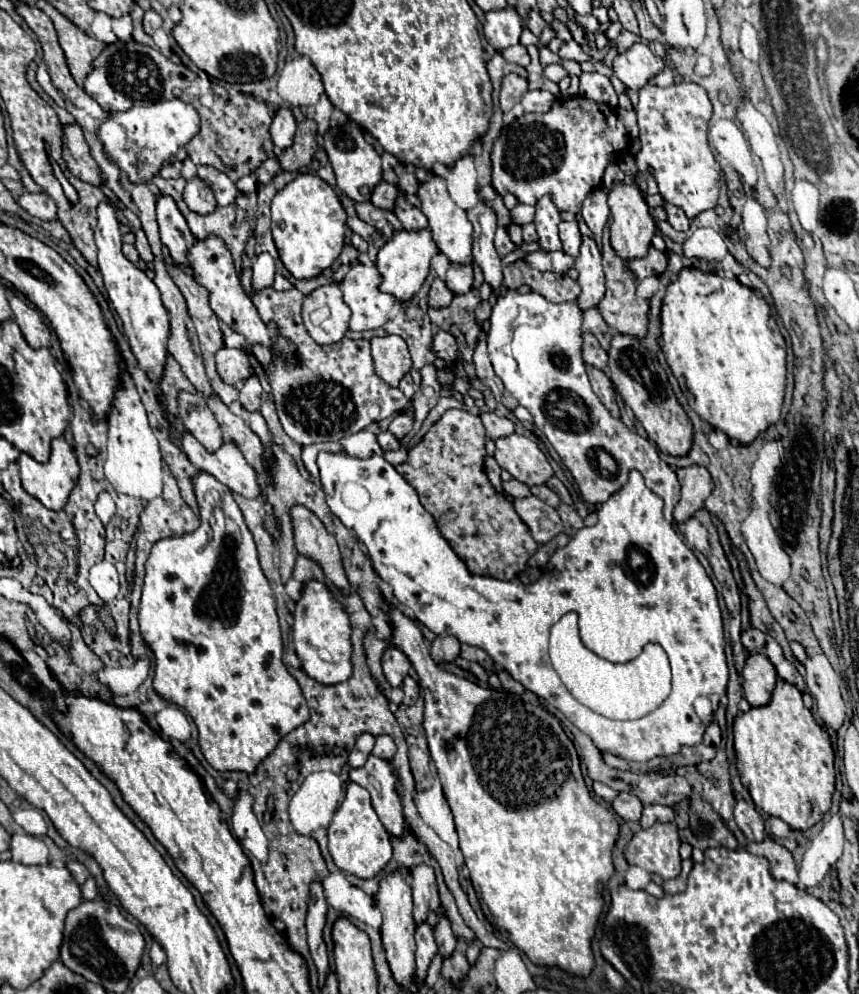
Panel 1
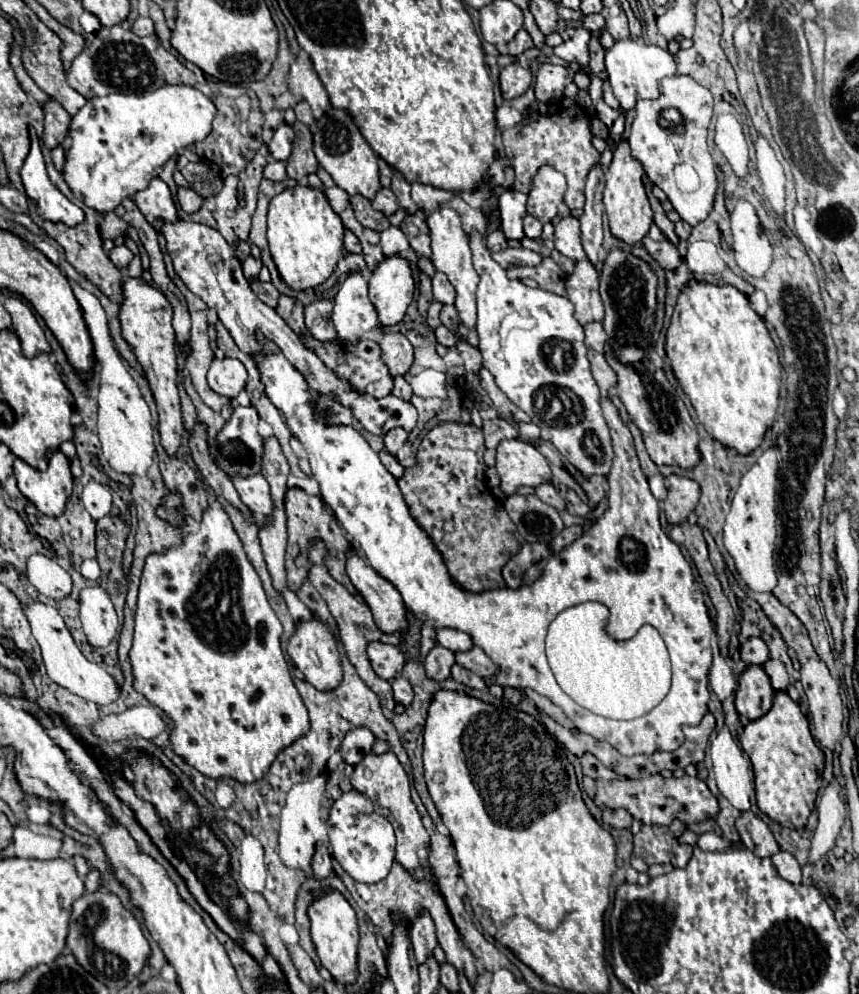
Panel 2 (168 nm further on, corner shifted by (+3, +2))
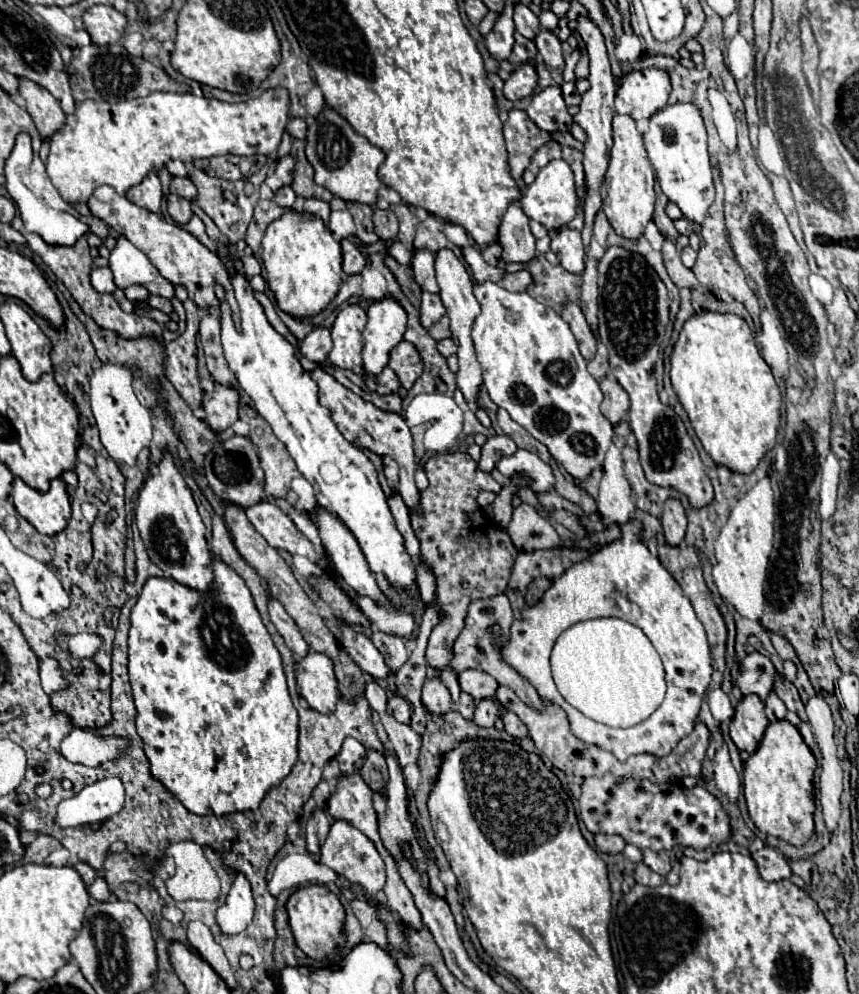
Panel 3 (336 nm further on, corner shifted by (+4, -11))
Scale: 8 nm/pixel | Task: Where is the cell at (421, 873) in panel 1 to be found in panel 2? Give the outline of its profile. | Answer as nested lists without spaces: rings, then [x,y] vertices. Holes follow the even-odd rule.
[[[421,909],[419,915],[411,921],[409,933],[411,933],[411,941],[413,941],[415,959],[417,959],[417,963],[423,963],[433,953],[433,949],[437,945],[435,925],[425,909]]]

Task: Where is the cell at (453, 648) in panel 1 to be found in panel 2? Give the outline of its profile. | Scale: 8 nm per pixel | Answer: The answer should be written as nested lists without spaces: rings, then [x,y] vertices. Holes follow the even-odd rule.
[[[435,645],[429,655],[425,657],[425,671],[431,679],[443,681],[451,675],[451,665],[455,663],[455,655],[451,649],[445,649],[443,645]]]

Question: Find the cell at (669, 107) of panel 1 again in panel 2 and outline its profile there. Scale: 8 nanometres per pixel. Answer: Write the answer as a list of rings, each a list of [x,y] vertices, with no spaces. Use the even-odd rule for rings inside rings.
[[[687,75],[665,77],[665,81],[661,81],[661,85],[659,85],[659,91],[661,91],[661,95],[653,101],[637,101],[635,119],[633,119],[631,137],[629,137],[631,153],[633,153],[633,159],[637,159],[641,163],[645,175],[659,189],[665,191],[665,195],[669,197],[673,209],[681,215],[681,219],[687,221],[689,225],[697,225],[713,209],[713,199],[715,199],[715,189],[717,189],[715,163],[713,163],[709,149],[707,149],[707,127],[709,127],[709,121],[713,115],[713,97],[707,87],[699,85],[695,79],[691,79]],[[667,109],[677,109],[681,119],[679,121],[663,121],[663,111],[667,111]]]

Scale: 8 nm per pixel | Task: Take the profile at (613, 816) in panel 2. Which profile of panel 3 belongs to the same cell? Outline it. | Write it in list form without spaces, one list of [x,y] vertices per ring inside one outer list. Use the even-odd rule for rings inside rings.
[[[598,834],[594,836],[594,842],[598,846],[600,852],[606,852],[606,854],[620,854],[624,850],[624,840],[620,836],[604,836],[604,834]]]

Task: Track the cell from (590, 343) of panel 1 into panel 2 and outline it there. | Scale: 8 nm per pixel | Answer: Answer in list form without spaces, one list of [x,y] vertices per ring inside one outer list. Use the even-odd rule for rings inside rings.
[[[589,349],[589,351],[587,351],[587,357],[589,357],[589,363],[591,363],[593,379],[597,381],[601,393],[607,395],[609,389],[611,389],[611,385],[615,385],[615,379],[617,379],[617,377],[615,377],[615,371],[607,365],[607,361],[605,361],[605,357],[603,357],[601,353]]]

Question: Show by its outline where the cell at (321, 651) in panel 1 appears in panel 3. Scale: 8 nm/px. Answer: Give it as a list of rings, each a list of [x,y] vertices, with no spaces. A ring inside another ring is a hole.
[[[310,650],[308,656],[296,664],[296,684],[300,688],[300,696],[312,710],[320,714],[332,714],[340,694],[334,666],[328,656]]]

